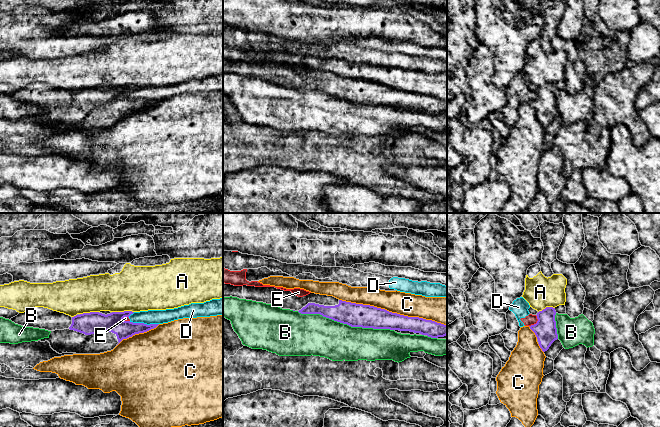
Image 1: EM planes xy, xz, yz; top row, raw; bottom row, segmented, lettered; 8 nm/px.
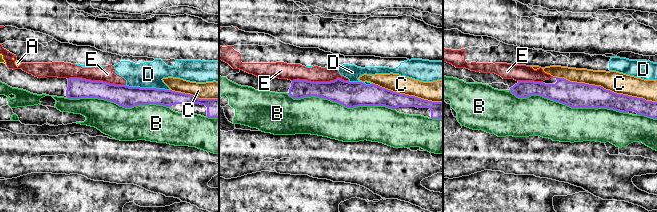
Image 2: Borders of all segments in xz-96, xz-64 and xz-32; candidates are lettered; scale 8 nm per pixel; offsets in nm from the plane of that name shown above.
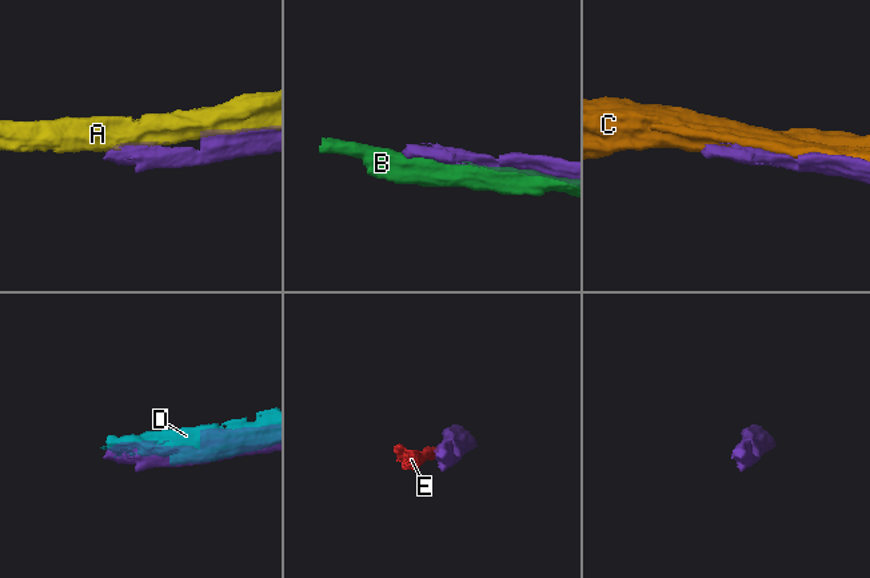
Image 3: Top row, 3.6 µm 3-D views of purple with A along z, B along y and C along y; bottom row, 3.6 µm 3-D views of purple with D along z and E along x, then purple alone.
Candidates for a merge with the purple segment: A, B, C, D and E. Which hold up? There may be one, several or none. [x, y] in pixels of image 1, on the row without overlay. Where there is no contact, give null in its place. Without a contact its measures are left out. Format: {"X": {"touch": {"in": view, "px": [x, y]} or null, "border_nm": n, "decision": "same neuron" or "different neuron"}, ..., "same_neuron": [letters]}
{"A": {"touch": {"in": "xy", "px": [122, 88]}, "border_nm": 180, "decision": "different neuron"}, "B": {"touch": {"in": "xz", "px": [345, 99]}, "border_nm": 800, "decision": "different neuron"}, "C": {"touch": {"in": "xz", "px": [393, 89]}, "border_nm": 900, "decision": "different neuron"}, "D": {"touch": {"in": "xy", "px": [143, 99]}, "border_nm": 240, "decision": "different neuron"}, "E": {"touch": {"in": "yz", "px": [537, 98]}, "border_nm": 110, "decision": "different neuron"}, "same_neuron": []}

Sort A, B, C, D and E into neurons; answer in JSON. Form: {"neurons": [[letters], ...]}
{"neurons": [["A"], ["B"], ["C"], ["D", "E"]]}

